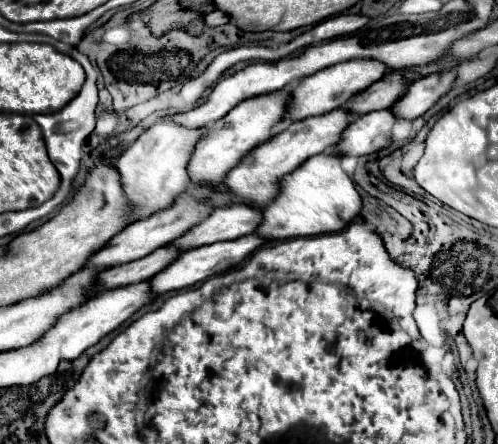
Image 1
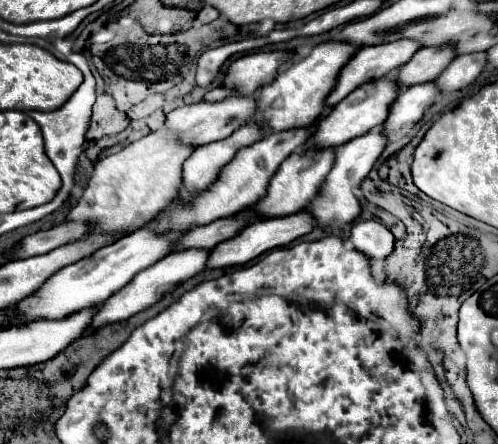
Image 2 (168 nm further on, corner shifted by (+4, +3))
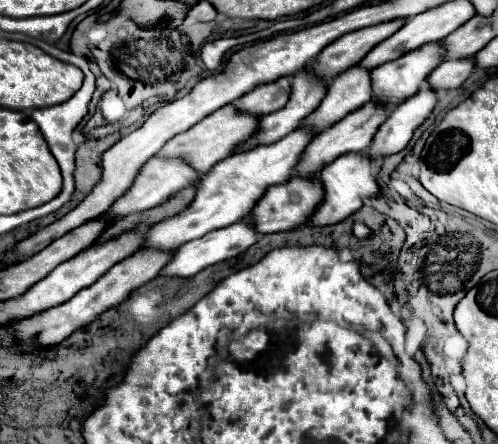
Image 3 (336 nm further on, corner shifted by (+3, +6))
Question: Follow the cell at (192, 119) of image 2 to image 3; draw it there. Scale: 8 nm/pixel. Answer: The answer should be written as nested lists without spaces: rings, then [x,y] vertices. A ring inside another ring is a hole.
[[[280,78],[270,84],[262,84],[256,90],[244,94],[242,98],[234,100],[234,108],[238,112],[254,112],[254,116],[264,116],[274,110],[280,110],[290,96],[290,80]]]

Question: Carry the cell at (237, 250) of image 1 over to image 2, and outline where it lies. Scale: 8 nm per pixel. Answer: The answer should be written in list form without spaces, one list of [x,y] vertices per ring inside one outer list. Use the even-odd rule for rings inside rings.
[[[299,211],[299,213],[293,213],[293,215],[285,215],[285,217],[273,217],[273,219],[267,219],[267,221],[257,221],[249,227],[245,227],[243,233],[239,233],[237,237],[225,241],[225,243],[219,243],[213,251],[211,251],[211,257],[209,257],[209,265],[207,267],[229,267],[229,265],[243,265],[255,257],[259,257],[261,253],[273,249],[273,247],[283,247],[283,245],[289,245],[291,241],[307,235],[309,231],[315,229],[315,219],[313,215],[309,215],[307,211]]]

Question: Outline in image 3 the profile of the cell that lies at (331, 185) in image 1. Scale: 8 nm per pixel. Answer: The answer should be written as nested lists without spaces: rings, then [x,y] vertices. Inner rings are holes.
[[[424,86],[418,94],[414,94],[390,112],[386,124],[378,128],[378,134],[374,134],[374,144],[370,144],[370,148],[362,154],[370,156],[370,160],[380,160],[384,156],[402,152],[410,142],[414,130],[428,118],[434,104],[436,92]]]

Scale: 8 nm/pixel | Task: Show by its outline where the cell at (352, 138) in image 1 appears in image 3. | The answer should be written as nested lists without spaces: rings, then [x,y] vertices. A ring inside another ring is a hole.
[[[470,58],[466,60],[446,60],[440,66],[436,66],[430,72],[430,78],[426,80],[434,92],[444,92],[444,90],[456,90],[464,84],[464,80],[472,74],[474,64]]]

